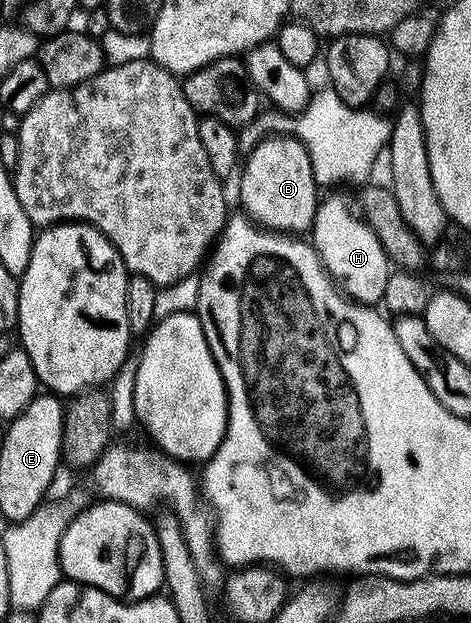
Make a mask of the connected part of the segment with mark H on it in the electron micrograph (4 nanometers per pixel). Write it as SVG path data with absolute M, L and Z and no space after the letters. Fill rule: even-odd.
M328 198L325 202L323 199L316 207L310 242L316 247L324 271L337 287L353 302L375 307L383 303L386 292L386 280L390 273L388 253L363 217L353 207L352 210L340 198Z

